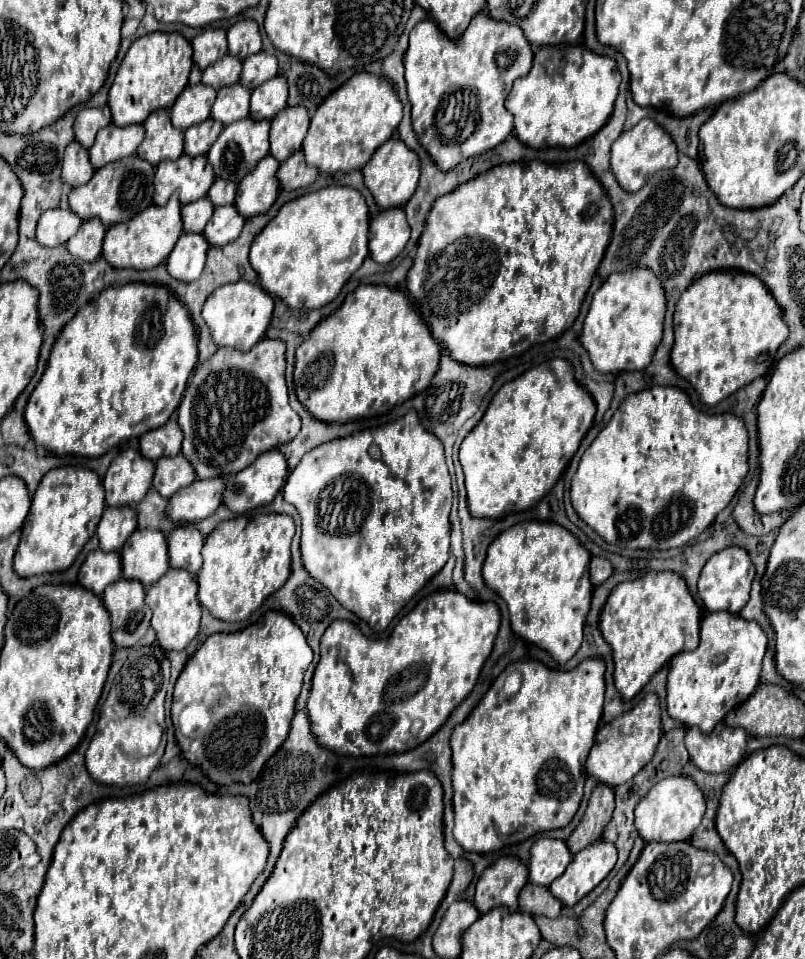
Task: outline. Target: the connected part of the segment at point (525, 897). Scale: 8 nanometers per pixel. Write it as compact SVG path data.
M526 883L520 891L520 909L530 915L546 915L556 919L562 913L562 903L550 893L548 887Z

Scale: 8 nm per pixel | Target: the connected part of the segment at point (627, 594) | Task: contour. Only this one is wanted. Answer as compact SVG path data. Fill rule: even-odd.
M650 571L636 581L620 583L610 593L600 615L600 631L614 653L616 689L628 701L676 653L698 647L700 607L682 575L674 571Z

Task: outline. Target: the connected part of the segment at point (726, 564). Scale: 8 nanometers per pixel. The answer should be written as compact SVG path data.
M726 547L718 553L714 553L700 575L698 581L698 593L700 599L704 601L704 607L708 611L730 611L730 613L740 613L740 609L746 605L750 597L750 585L756 575L756 567L748 555L746 549L742 547Z

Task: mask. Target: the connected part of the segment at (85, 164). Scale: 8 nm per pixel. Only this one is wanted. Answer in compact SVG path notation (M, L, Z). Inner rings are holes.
M72 141L66 147L64 163L62 163L64 183L68 183L72 187L78 187L78 185L88 183L92 179L92 175L94 175L94 167L88 159L88 149L82 147L78 141Z

